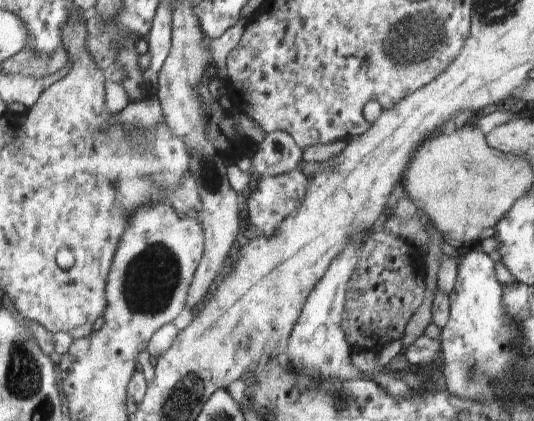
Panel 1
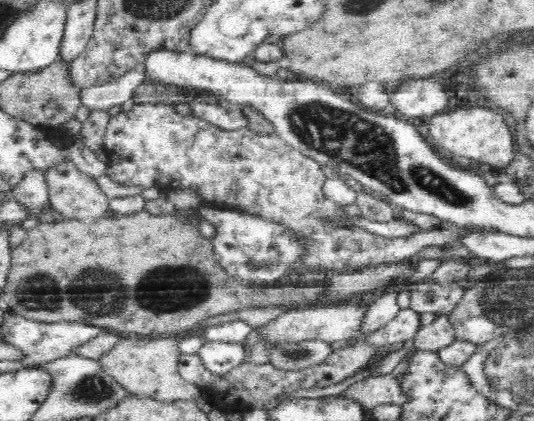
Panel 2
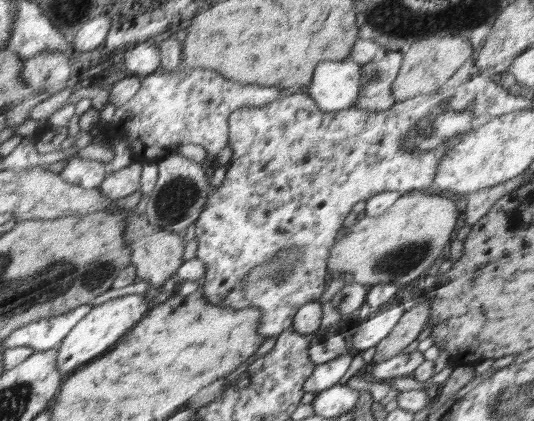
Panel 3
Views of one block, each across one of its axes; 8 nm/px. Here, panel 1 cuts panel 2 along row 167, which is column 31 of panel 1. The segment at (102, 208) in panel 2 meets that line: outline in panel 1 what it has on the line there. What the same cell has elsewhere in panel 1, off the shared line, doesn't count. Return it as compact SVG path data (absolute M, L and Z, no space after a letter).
M60 48L60 52L54 52L52 55L36 55L24 49L3 63L1 69L6 73L44 78L62 69L69 61L68 55L69 51L66 48L64 52Z

